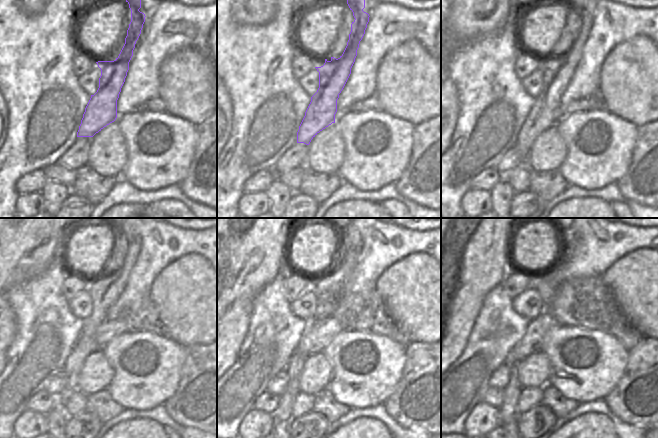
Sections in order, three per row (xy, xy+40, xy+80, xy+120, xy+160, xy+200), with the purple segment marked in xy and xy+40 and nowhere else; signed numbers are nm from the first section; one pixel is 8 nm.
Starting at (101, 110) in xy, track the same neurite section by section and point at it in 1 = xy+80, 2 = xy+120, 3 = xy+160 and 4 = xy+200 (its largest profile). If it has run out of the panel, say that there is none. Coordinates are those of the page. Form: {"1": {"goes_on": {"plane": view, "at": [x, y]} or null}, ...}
{"1": {"goes_on": {"plane": "xy+80", "at": [546, 111]}}, "2": {"goes_on": {"plane": "xy+120", "at": [130, 238]}}, "3": {"goes_on": {"plane": "xy+160", "at": [284, 411]}}, "4": {"goes_on": {"plane": "xy+200", "at": [508, 411]}}}

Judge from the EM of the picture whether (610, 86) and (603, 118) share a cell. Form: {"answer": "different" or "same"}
{"answer": "different"}

